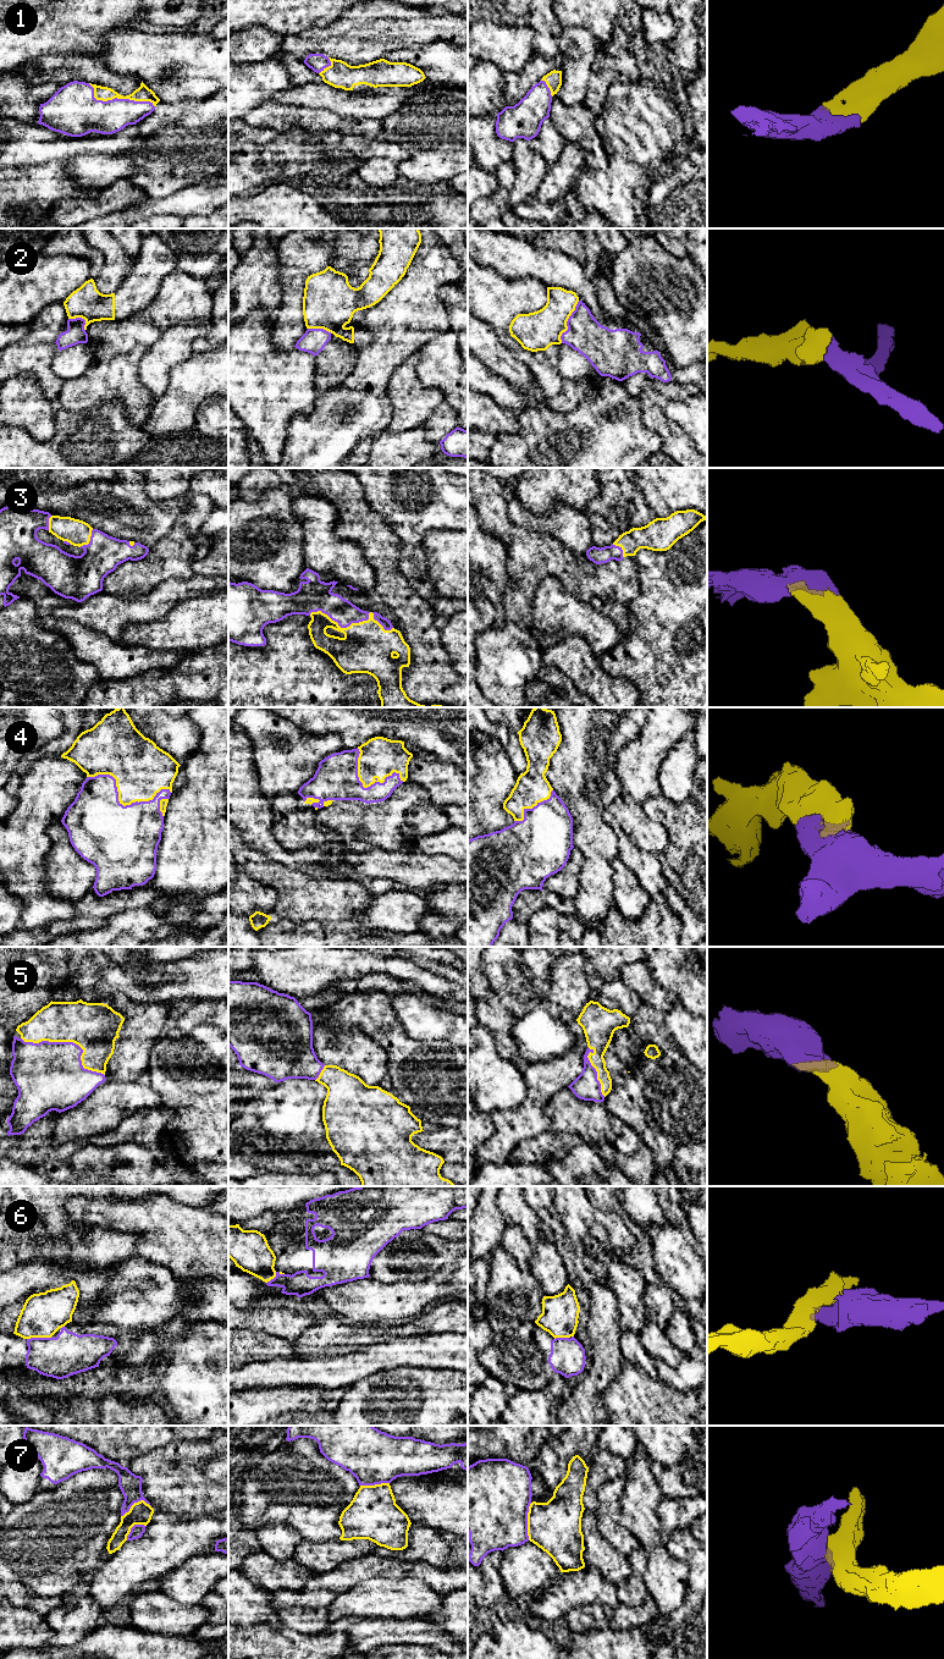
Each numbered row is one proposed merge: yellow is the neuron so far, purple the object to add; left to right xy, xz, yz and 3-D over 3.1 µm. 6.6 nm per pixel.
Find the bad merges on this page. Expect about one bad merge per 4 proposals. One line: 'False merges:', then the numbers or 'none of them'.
False merges: 2, 6, 7

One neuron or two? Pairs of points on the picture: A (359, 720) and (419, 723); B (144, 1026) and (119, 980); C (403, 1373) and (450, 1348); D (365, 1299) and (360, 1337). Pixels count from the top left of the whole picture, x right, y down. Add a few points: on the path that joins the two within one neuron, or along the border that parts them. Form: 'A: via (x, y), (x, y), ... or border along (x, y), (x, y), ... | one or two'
A: via (374, 720), (404, 720) | one
B: border along (112, 996), (125, 993), (134, 1002), (158, 1003) | two
C: border along (430, 1368), (395, 1367), (386, 1371) | two
D: border along (340, 1316), (354, 1323) | two

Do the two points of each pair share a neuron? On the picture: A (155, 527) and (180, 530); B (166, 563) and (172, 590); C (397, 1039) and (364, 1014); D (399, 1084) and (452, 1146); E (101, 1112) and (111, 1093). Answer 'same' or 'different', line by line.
A: different
B: different
C: same
D: different
E: same

